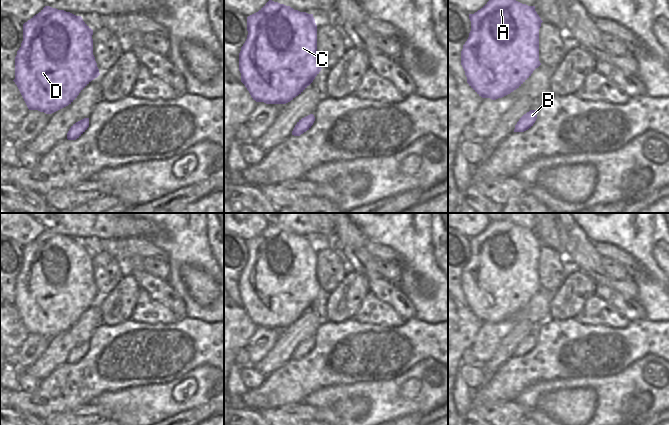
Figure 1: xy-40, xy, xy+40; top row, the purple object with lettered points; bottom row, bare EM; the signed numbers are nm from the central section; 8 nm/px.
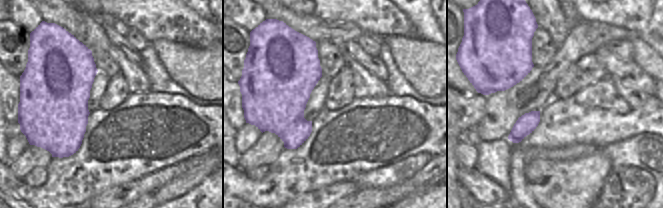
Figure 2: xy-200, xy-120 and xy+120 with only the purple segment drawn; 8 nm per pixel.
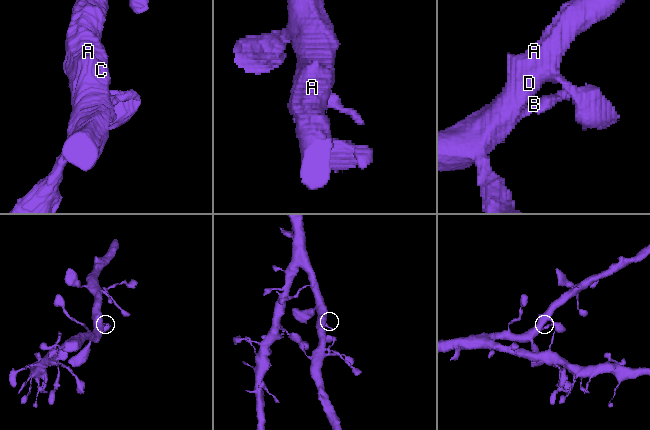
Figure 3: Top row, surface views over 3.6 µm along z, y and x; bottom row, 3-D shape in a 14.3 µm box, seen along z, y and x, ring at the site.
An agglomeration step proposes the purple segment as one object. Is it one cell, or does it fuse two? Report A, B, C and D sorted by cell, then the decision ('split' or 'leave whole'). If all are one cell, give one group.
groups A B C D; leave whole

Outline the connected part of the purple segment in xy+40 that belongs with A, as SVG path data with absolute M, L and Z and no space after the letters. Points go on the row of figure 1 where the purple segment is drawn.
M489 0L480 10L469 14L471 31L461 51L461 65L469 86L482 98L496 100L519 88L538 68L539 29L543 22L535 6L528 6L516 0Z

